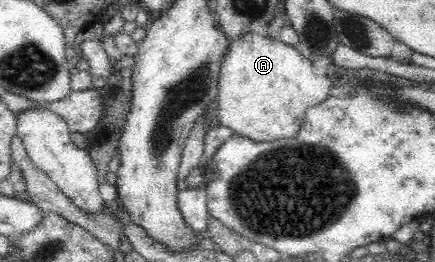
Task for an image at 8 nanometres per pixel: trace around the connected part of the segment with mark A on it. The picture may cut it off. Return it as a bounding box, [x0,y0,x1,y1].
[216,33,333,141]

